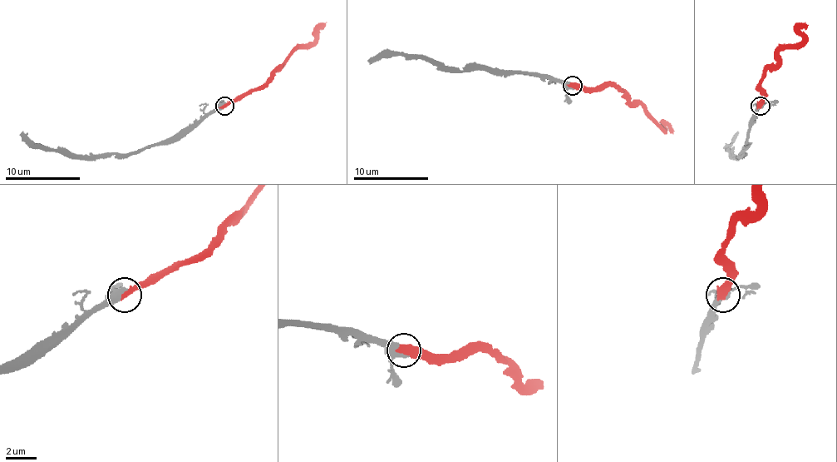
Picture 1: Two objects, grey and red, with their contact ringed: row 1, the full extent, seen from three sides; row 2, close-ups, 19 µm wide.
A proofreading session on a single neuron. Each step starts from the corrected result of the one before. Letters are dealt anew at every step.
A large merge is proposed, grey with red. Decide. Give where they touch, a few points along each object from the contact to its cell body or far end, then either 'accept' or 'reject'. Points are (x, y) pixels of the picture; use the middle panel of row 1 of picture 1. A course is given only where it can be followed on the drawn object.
place (573, 86); course grey (572, 85), (515, 72), (440, 70), (427, 61), (397, 55), (382, 55), (369, 64); course red (572, 85), (619, 86), (662, 128), (673, 128); accept

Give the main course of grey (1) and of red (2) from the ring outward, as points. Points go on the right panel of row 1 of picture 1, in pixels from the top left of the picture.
1: (760, 105), (750, 124), (745, 154), (735, 156), (730, 151), (730, 145), (739, 131)
2: (760, 105), (761, 75), (780, 51), (793, 49), (803, 39), (803, 22)

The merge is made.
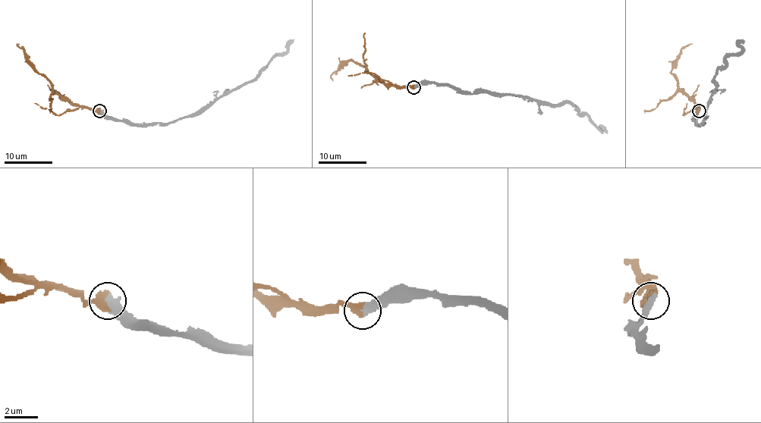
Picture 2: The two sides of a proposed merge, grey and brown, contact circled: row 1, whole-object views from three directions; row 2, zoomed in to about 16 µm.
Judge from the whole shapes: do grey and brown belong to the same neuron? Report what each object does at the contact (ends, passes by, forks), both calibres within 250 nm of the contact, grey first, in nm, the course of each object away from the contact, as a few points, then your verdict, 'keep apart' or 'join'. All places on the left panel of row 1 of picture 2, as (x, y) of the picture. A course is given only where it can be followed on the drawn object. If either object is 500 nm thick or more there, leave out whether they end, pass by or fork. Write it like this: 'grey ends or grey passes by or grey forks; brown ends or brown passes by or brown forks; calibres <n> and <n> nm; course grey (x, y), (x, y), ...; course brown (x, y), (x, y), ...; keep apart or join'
calibres 480 and 500 nm; course grey (99, 111), (138, 124), (170, 123), (196, 116), (237, 89), (273, 57), (281, 56), (294, 39); course brown (99, 111), (70, 104), (38, 71), (17, 44), (19, 44); join

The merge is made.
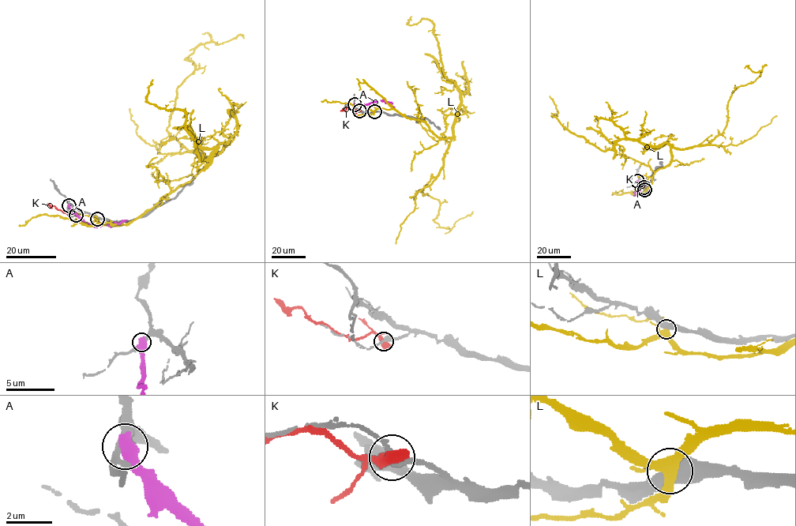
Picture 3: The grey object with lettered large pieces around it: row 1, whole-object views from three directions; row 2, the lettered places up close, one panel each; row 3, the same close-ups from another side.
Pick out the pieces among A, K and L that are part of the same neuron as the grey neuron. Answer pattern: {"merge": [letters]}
{"merge": []}

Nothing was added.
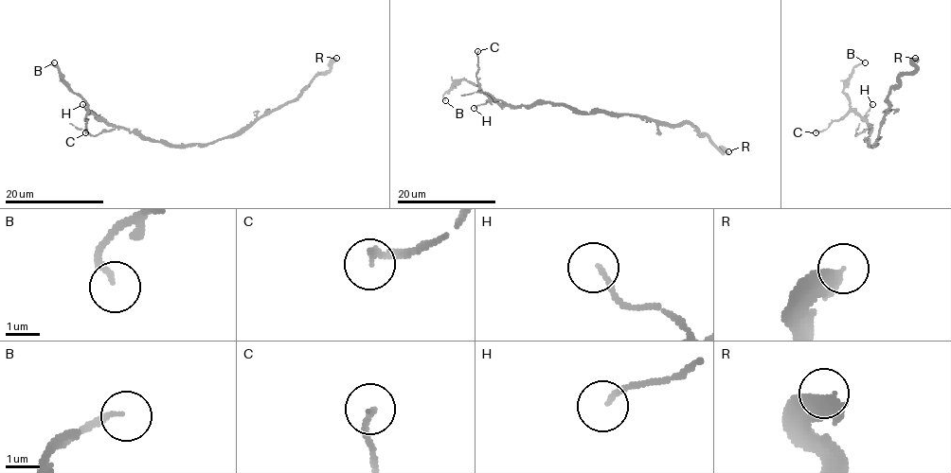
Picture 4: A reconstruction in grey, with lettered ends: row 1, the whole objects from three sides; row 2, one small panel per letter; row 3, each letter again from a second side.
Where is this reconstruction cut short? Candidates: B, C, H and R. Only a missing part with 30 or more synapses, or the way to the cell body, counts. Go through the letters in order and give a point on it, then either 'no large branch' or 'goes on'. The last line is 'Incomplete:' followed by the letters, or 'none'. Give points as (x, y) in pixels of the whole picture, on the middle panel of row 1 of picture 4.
B: at (445, 100); no large branch
C: at (477, 51); no large branch
H: at (474, 108); no large branch
R: at (728, 151); goes on
Incomplete: R

